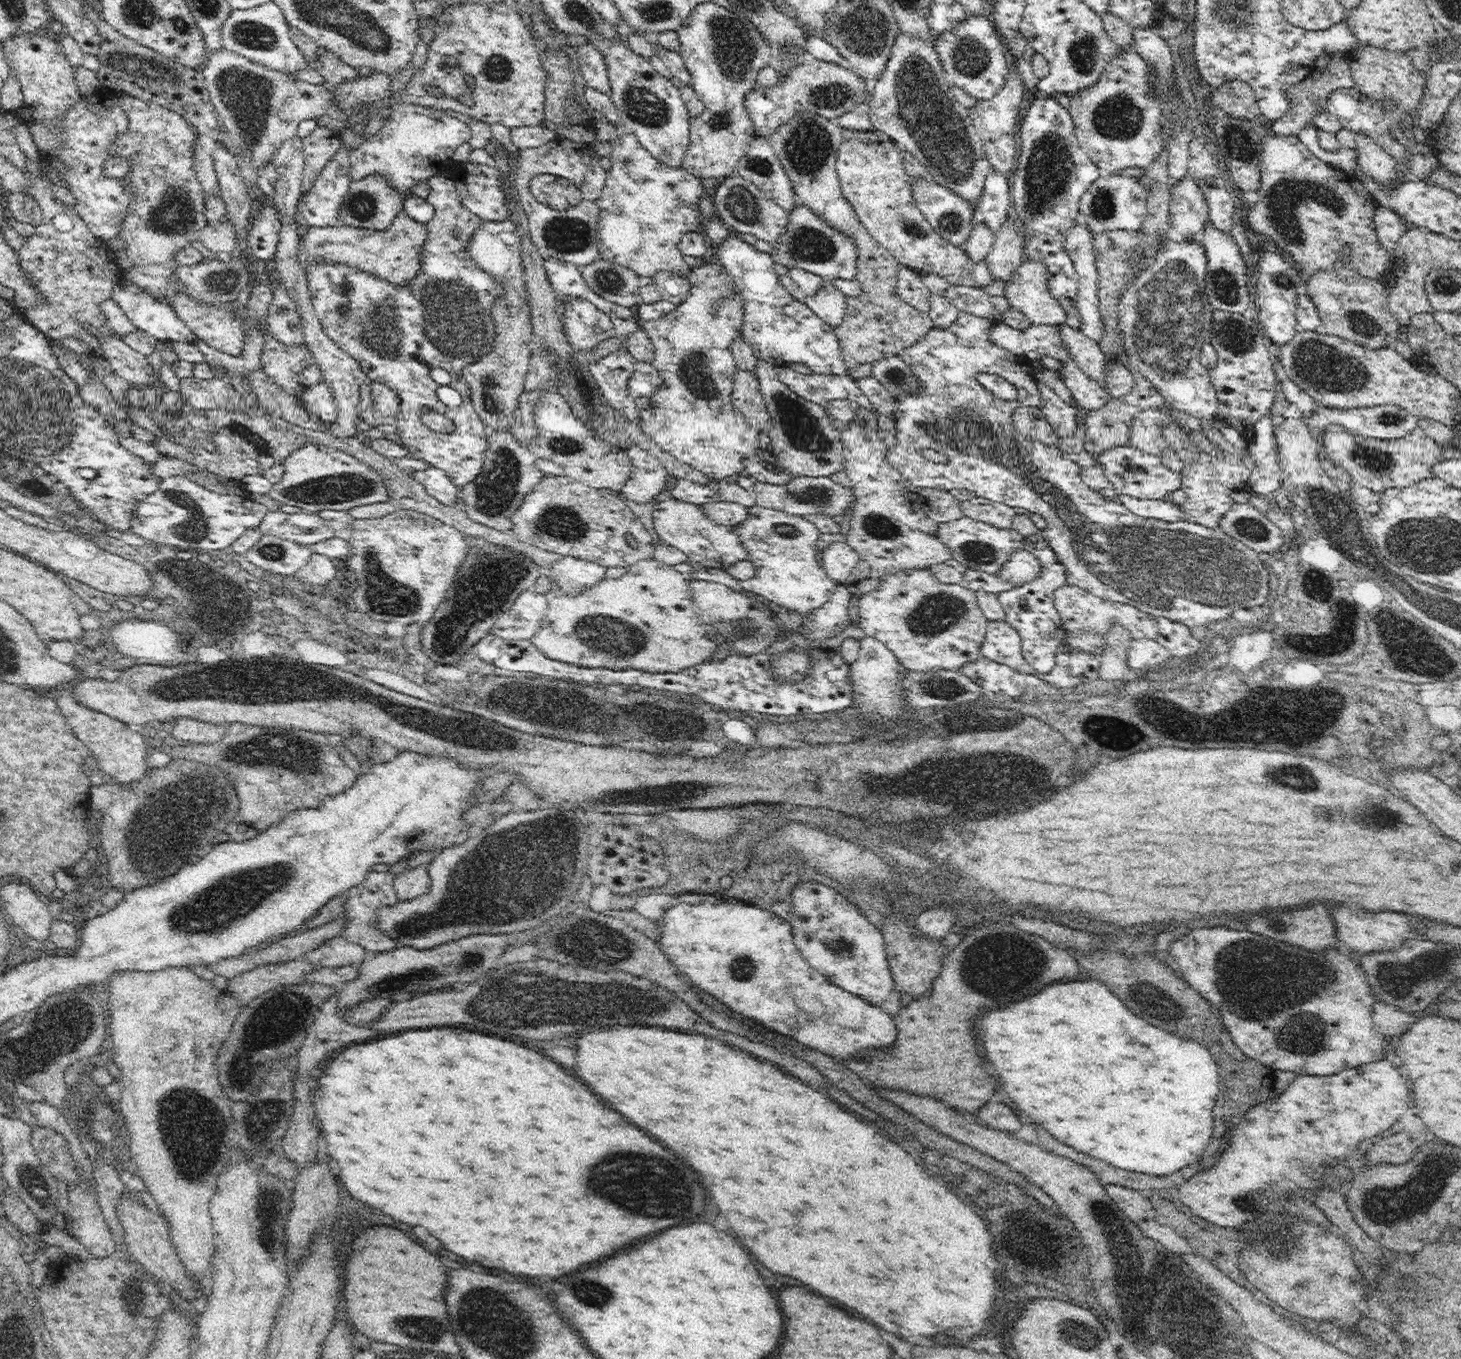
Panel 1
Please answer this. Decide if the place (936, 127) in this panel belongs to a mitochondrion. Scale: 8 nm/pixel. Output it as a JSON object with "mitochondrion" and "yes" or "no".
{"mitochondrion":"yes"}

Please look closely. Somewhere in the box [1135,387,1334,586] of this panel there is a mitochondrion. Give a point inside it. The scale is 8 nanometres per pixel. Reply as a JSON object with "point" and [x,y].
{"point":[1249,529]}

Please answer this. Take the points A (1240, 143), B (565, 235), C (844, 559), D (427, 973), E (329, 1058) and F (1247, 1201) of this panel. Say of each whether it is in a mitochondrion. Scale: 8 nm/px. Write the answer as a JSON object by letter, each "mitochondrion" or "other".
{"A":"mitochondrion","B":"mitochondrion","C":"other","D":"mitochondrion","E":"other","F":"mitochondrion"}

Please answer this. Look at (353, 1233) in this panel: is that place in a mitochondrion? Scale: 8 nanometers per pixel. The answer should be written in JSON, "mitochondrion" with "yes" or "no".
{"mitochondrion":"no"}

